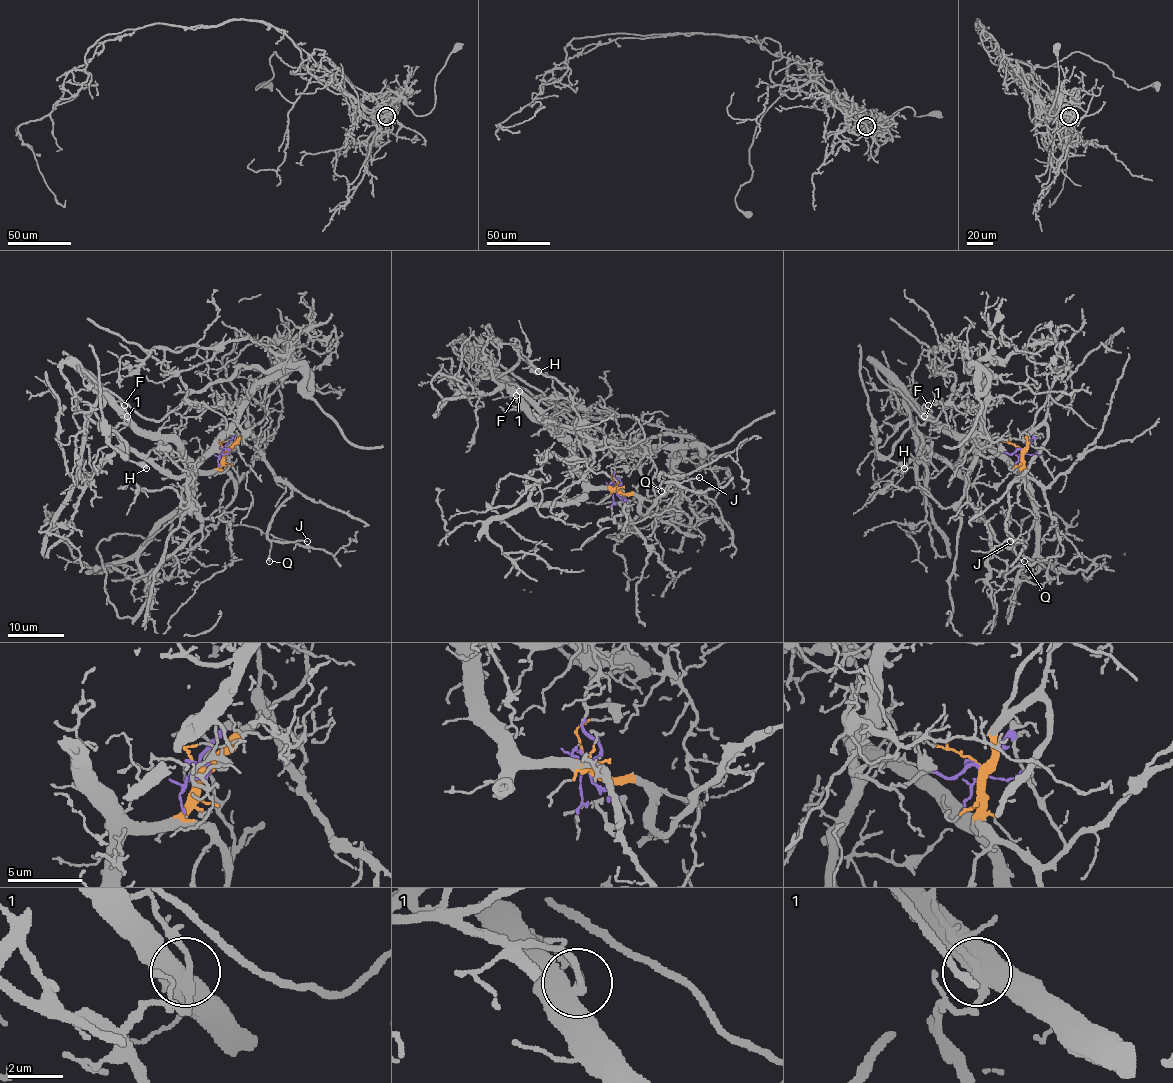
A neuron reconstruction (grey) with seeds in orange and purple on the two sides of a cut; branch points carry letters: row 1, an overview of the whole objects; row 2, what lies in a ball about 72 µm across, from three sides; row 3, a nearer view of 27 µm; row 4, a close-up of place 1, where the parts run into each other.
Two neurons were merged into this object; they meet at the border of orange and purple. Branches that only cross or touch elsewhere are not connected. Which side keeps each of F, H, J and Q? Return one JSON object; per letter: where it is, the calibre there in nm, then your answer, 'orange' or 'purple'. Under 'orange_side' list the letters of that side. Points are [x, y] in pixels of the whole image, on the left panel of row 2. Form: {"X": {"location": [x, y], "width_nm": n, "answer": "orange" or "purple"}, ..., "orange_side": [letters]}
{"F": {"location": [124, 405], "width_nm": 120, "answer": "purple"}, "H": {"location": [146, 468], "width_nm": 600, "answer": "purple"}, "J": {"location": [307, 541], "width_nm": 110, "answer": "orange"}, "Q": {"location": [269, 561], "width_nm": 120, "answer": "orange"}, "orange_side": ["J", "Q"]}

